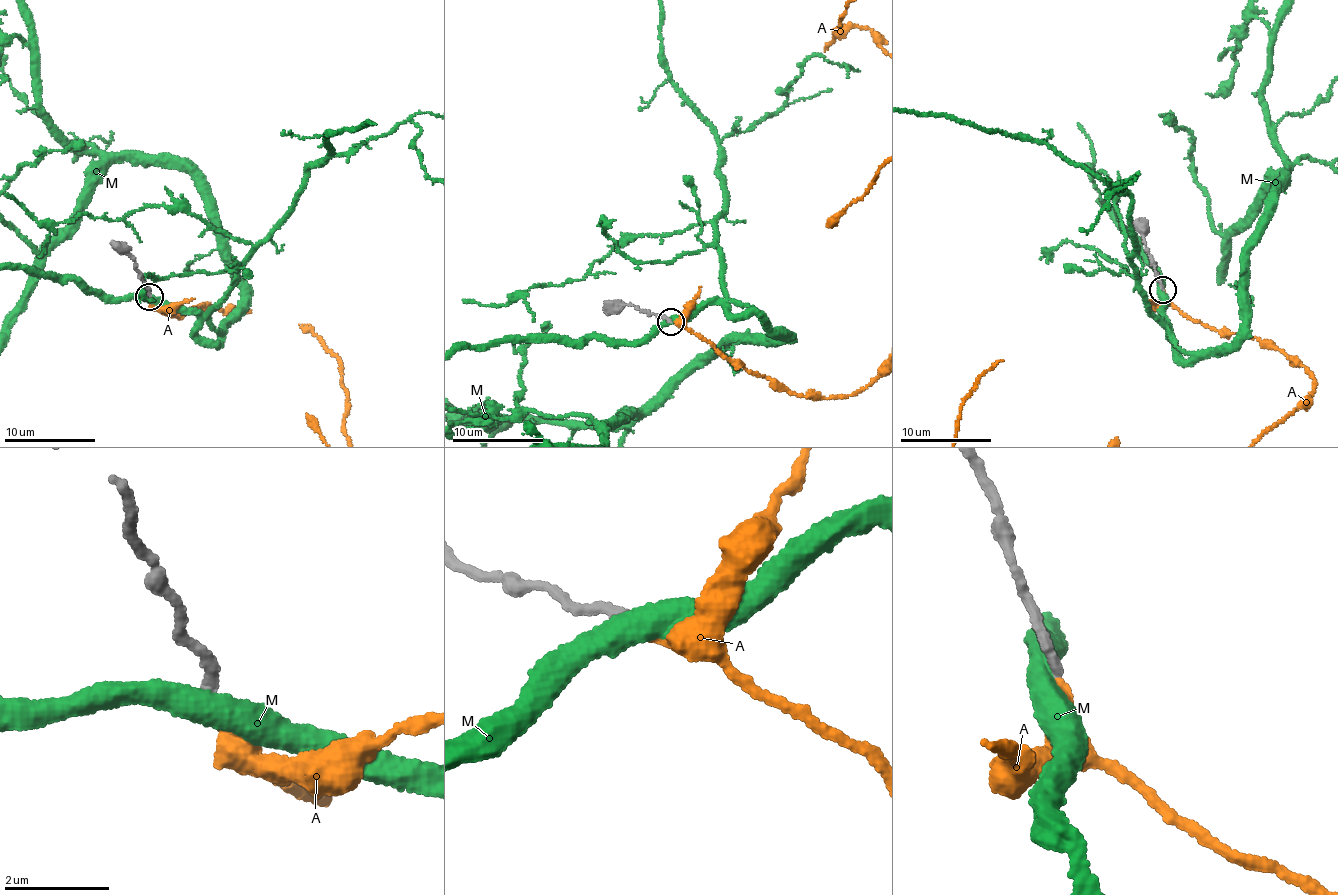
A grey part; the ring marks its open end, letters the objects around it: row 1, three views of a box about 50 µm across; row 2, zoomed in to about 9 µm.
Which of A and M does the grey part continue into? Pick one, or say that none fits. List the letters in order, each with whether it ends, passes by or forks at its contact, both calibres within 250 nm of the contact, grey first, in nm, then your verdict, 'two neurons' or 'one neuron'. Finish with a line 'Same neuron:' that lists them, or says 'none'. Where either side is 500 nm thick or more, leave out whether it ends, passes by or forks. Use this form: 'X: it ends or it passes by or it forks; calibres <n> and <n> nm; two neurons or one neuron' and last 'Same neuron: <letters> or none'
A: it ends; calibres 200 and 200 nm; one neuron
M: it passes by; calibres 200 and 480 nm; two neurons
Same neuron: A

